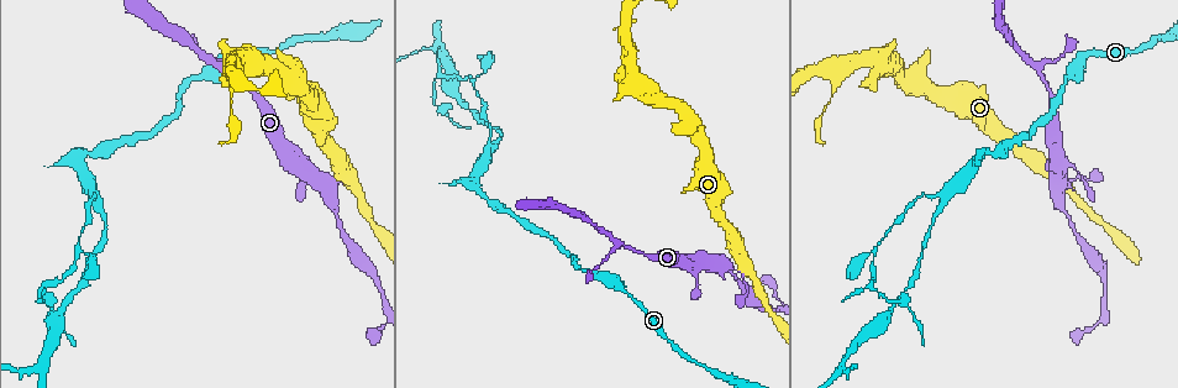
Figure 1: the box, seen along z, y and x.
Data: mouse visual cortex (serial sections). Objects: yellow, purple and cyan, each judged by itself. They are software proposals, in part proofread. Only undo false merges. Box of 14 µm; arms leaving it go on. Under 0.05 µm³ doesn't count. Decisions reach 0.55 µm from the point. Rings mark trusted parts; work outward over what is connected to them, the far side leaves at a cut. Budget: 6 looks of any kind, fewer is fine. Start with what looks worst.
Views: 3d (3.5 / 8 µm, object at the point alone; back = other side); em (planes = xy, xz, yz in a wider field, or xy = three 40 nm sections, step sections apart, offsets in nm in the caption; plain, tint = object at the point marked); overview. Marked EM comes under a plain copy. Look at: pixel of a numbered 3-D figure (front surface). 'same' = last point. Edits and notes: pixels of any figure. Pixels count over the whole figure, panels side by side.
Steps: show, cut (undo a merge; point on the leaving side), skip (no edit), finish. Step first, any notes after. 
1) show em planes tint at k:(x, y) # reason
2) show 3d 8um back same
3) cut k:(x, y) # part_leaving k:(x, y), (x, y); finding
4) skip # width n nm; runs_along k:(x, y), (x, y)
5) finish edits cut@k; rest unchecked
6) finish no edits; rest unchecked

show 3d 8um at 1:(475, 81) # three arms meet

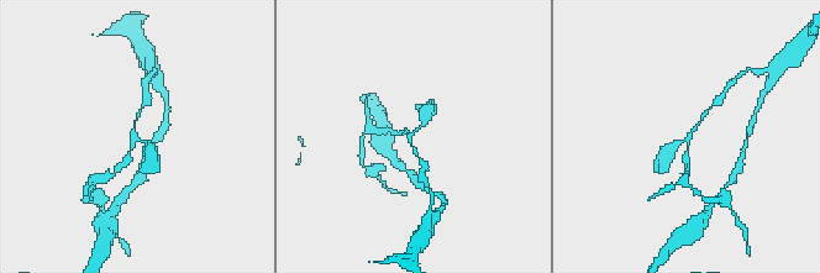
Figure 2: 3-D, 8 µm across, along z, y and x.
show 3d 3.5um at 2:(690, 137)

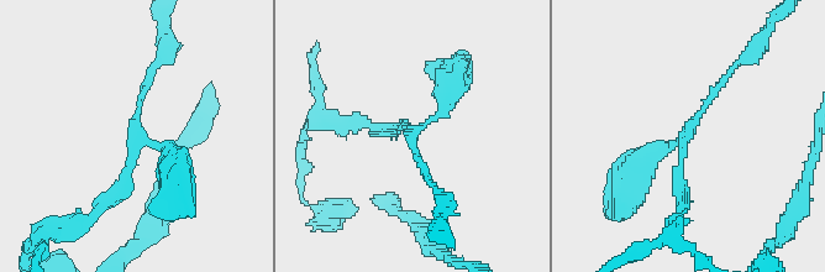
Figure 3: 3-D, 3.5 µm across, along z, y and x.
skip # runs_along 3:(730, 72), (682, 140), (682, 204); continuous, no second cell

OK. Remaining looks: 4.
show 3d 3.5um at 1:(39, 292) # sharp bend

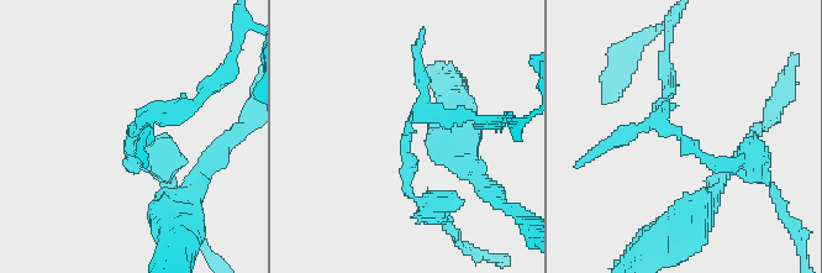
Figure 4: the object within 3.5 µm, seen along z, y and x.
show em xy step 1 tint at 4:(133, 132)

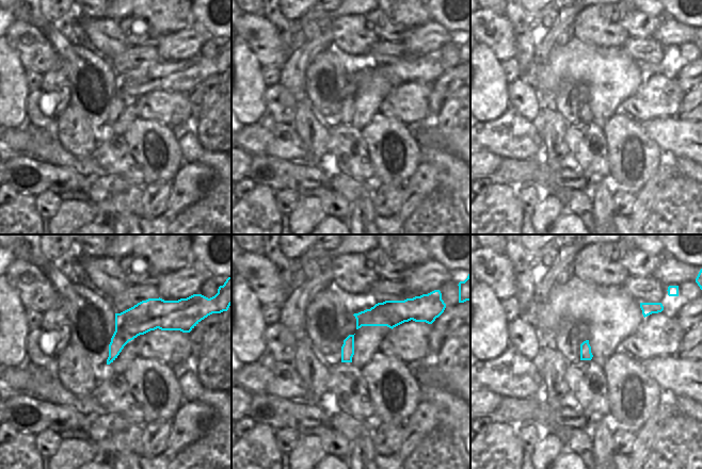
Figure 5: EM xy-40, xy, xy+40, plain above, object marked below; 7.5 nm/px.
show em xy step 3 tint same # cut it another way

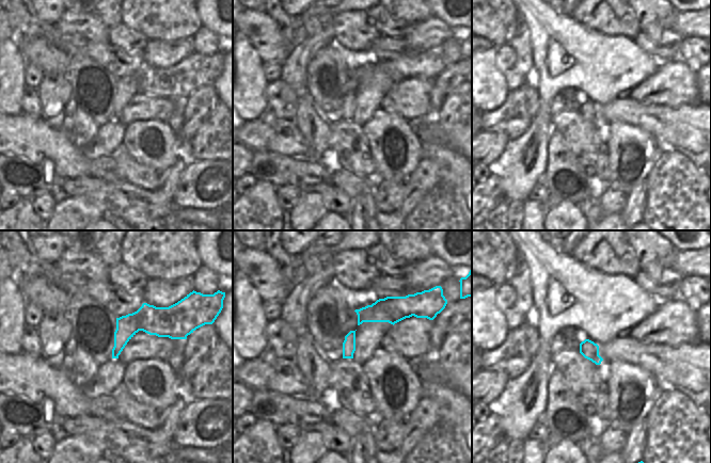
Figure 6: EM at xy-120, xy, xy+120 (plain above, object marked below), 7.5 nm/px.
skip # one cell here

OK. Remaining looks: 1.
finish no edits; rest unchecked

